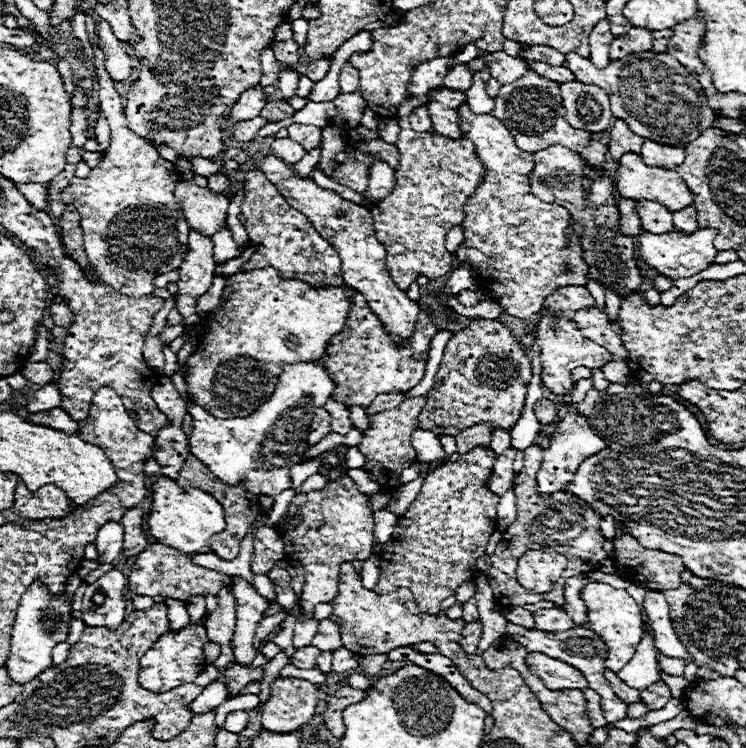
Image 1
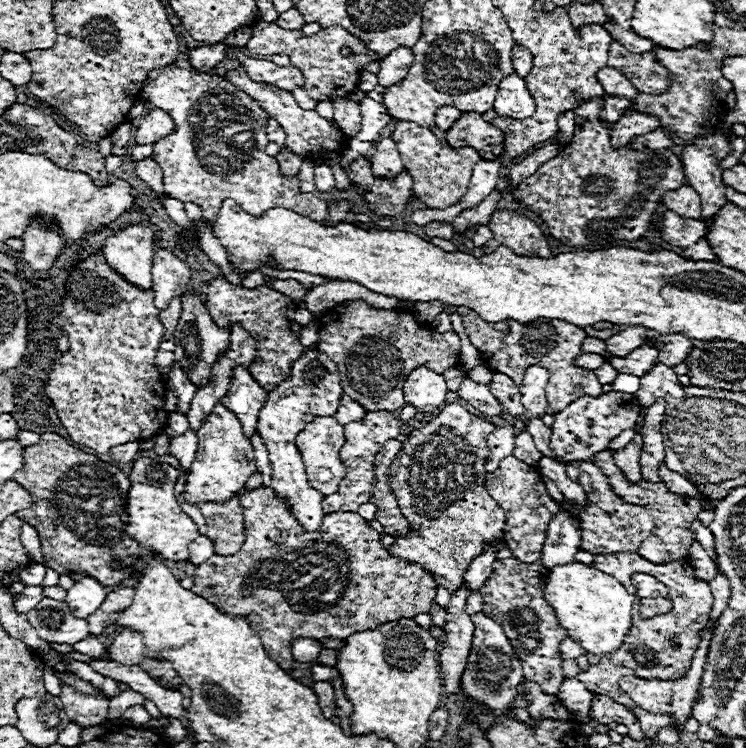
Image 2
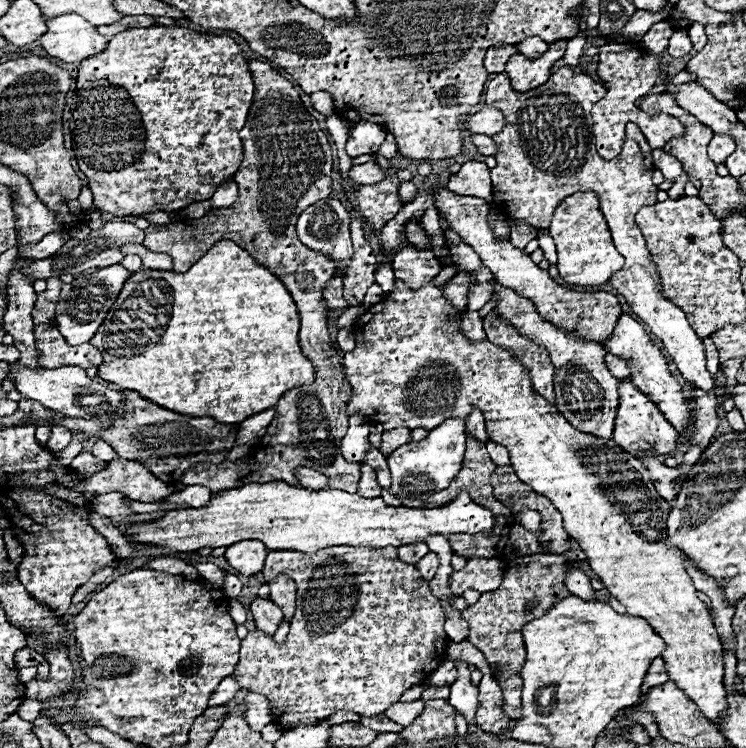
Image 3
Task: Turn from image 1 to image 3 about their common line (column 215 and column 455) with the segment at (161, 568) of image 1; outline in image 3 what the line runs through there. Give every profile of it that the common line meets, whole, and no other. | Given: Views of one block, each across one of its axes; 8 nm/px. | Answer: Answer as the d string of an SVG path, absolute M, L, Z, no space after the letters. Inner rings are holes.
M468 560L462 570L450 574L450 590L456 596L462 596L468 588L478 592L494 592L502 584L500 562L492 560Z

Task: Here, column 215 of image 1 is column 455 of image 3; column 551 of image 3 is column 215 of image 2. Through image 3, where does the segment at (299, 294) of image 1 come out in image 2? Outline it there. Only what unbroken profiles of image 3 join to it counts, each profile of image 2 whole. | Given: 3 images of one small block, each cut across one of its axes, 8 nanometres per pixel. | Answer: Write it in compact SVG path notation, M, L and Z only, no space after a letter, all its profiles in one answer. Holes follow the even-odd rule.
M218 402L212 414L206 418L206 422L198 428L198 450L182 492L182 500L190 504L208 500L216 502L230 500L254 472L256 472L254 448L250 440L244 436L240 420L232 412L228 412L228 408L222 406L222 402Z

